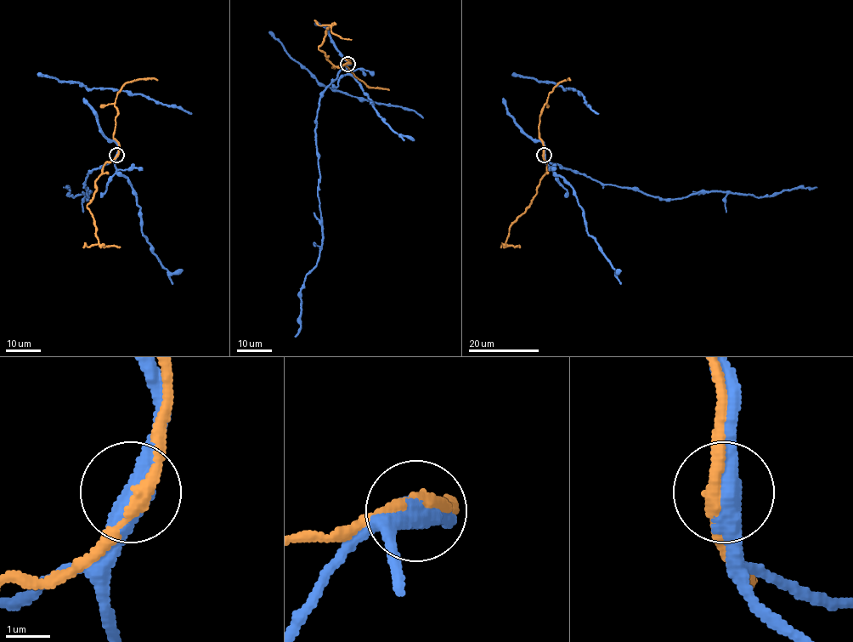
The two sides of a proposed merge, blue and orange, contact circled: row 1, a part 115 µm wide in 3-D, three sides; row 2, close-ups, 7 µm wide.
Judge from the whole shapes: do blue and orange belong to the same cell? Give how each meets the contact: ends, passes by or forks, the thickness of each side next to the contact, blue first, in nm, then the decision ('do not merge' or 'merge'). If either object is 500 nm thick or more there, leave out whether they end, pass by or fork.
500 nm thick on the blue side, 280 nm on the other; do not merge

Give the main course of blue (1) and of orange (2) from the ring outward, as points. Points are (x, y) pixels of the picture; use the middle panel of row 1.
1: (348, 64), (319, 100), (317, 197), (323, 241), (316, 265), (301, 290), (301, 328), (295, 337)
2: (348, 64), (335, 66), (318, 48), (330, 25), (332, 33), (352, 39)

